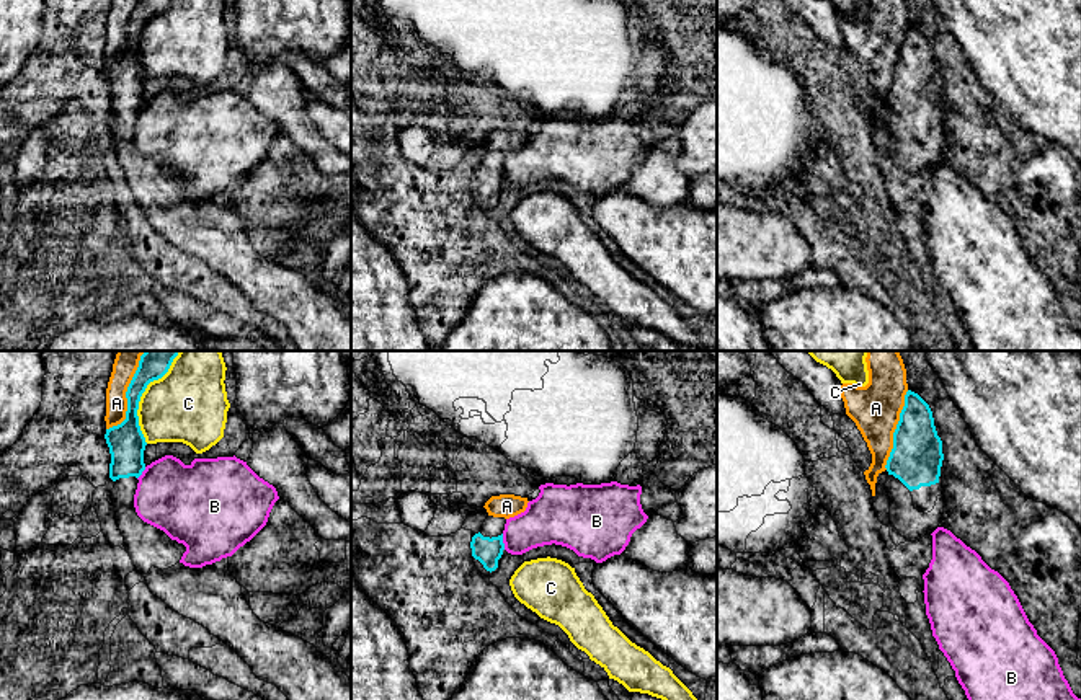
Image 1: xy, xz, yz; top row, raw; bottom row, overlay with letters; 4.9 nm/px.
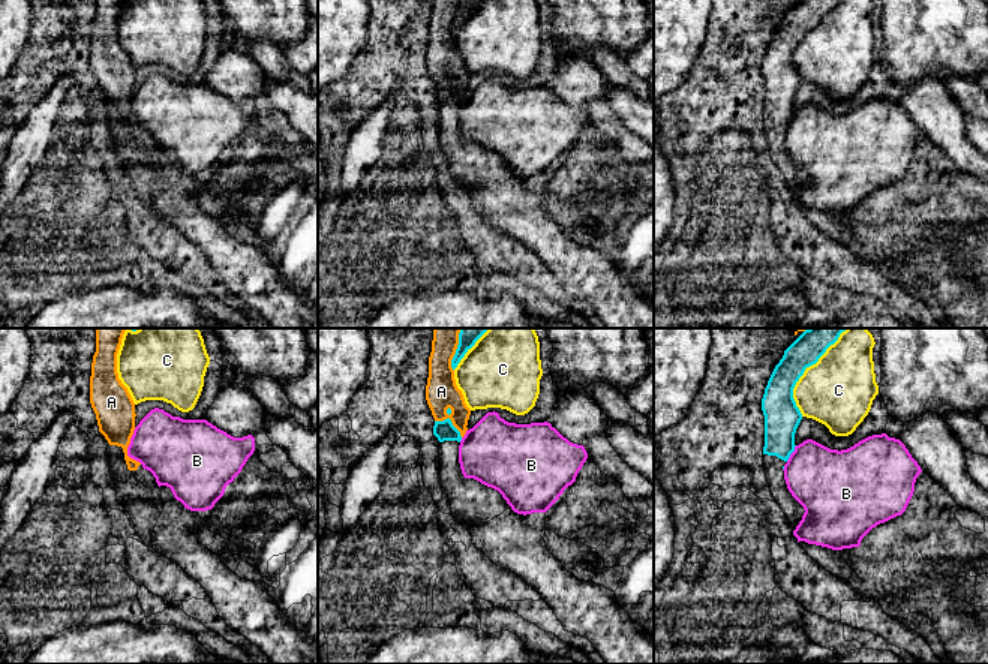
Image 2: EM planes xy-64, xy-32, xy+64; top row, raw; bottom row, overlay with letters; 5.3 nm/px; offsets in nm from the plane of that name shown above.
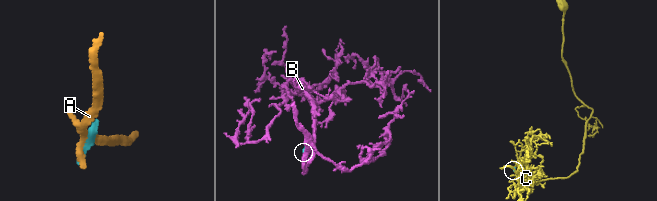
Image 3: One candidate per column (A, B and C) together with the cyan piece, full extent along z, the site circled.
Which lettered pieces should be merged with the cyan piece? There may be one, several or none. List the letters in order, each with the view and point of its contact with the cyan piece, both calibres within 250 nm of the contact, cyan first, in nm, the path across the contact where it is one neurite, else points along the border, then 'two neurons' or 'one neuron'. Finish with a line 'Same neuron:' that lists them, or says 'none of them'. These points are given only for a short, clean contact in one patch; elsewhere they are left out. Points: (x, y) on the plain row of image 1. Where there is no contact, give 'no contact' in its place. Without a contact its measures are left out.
A: meets cyan in yz at (895, 64); 260 nm thick on the cyan side, 240 nm on the other; two neurons
B: meets cyan in xz at (502, 177); 130 nm thick on the cyan side, 240 nm on the other; border along xz (502, 168), (505, 183); two neurons
C: meets cyan in xy at (139, 35); 180 nm thick on the cyan side, 380 nm on the other; two neurons
Same neuron: none of them

